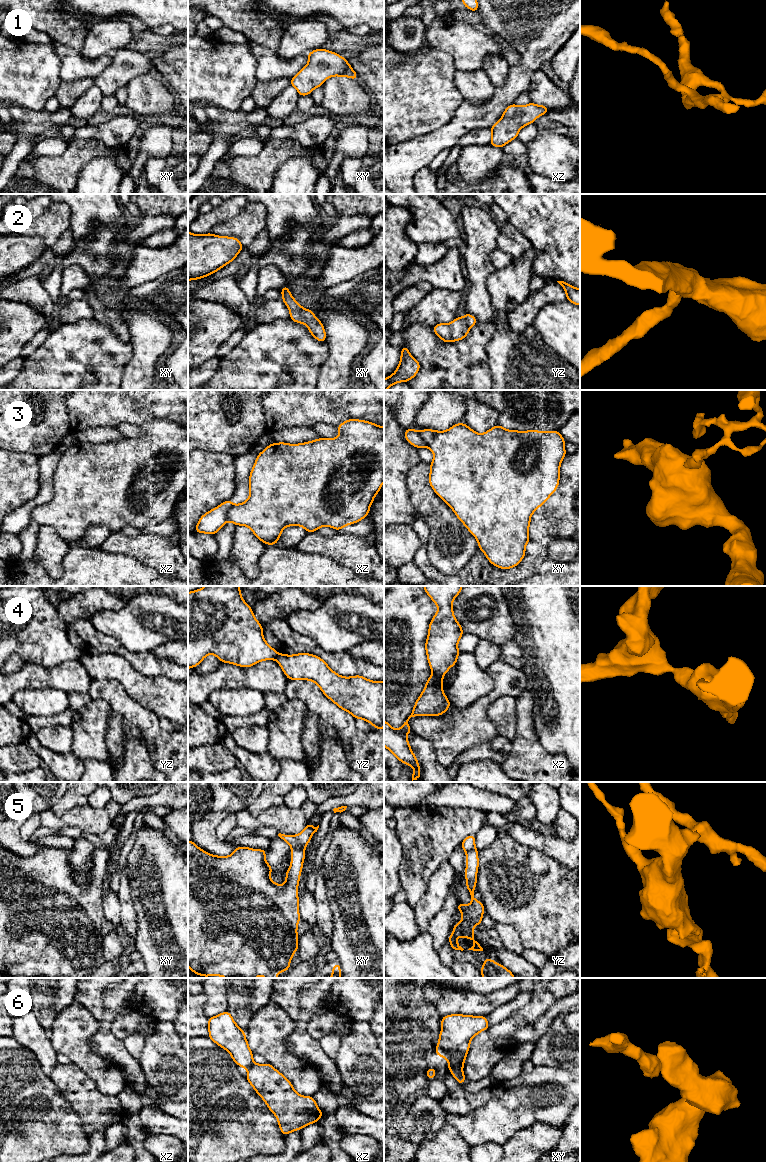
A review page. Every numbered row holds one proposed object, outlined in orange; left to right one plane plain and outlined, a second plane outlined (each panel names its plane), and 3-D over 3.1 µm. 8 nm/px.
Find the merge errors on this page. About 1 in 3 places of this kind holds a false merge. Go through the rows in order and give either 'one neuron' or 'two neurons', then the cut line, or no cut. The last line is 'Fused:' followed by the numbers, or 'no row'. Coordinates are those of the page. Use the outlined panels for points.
1: one neuron | no cut
2: one neuron | no cut
3: two neurons | xz (234, 505), (227, 512), (227, 520)
4: two neurons | xz (433, 673), (442, 678)
5: two neurons | xy (291, 848), (304, 849)
6: two neurons | xy (438, 1045), (448, 1053), (449, 1060)
Fused: 3, 4, 5, 6

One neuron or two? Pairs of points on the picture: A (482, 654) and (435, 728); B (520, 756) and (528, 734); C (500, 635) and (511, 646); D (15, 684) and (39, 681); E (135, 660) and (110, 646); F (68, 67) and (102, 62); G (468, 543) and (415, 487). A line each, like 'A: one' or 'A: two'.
A: two
B: one
C: two
D: one
E: one
F: one
G: one

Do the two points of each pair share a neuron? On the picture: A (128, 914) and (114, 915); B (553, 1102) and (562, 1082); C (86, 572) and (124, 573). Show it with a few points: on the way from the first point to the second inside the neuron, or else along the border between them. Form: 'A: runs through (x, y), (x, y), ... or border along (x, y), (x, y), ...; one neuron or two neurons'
A: border along (116, 894), (120, 904), (121, 923); two neurons
B: runs through (553, 1097), (553, 1094), (560, 1087); one neuron
C: runs through (95, 573), (115, 573); one neuron

